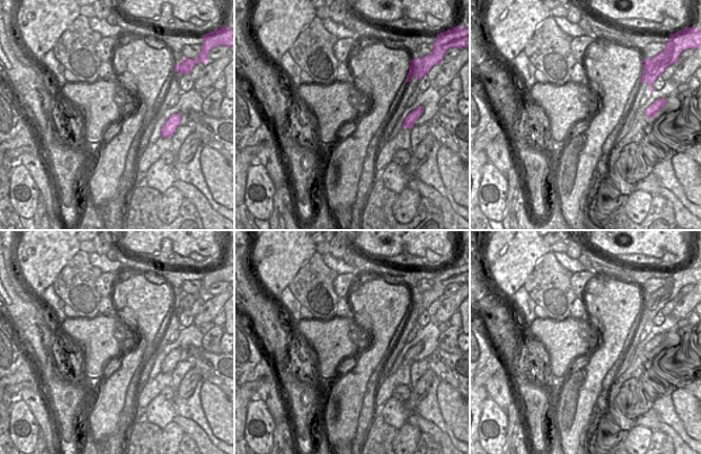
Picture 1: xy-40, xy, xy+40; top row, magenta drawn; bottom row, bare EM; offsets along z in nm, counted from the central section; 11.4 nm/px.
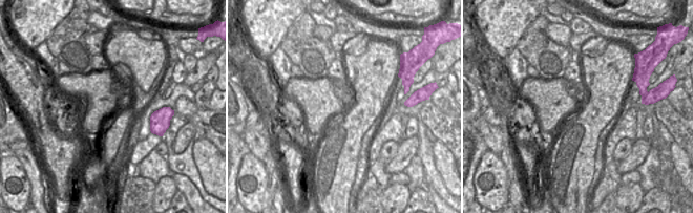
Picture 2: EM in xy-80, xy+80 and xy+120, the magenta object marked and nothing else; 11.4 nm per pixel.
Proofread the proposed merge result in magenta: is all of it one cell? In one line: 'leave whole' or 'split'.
leave whole

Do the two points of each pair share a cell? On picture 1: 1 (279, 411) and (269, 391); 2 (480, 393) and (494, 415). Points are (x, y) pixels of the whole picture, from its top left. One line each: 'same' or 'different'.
1: same
2: different

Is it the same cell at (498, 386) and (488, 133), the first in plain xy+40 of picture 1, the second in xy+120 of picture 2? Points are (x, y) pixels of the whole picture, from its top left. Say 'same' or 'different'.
same

